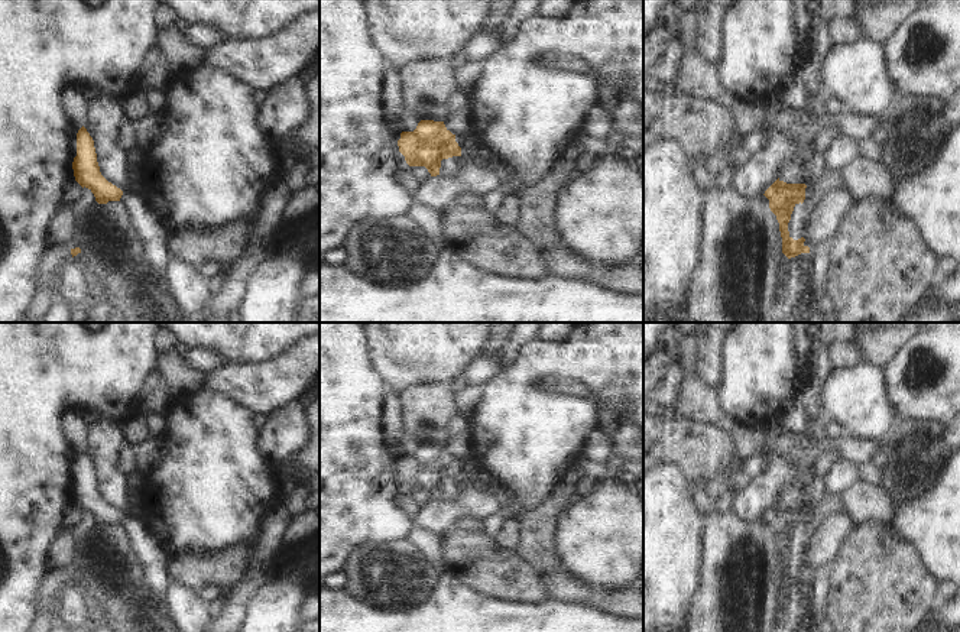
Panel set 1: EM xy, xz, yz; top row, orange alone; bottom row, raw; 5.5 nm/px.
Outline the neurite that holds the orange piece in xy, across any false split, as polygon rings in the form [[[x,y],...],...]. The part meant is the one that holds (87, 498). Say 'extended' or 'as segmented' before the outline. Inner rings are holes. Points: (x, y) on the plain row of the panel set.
extended; [[[84,450],[77,457],[77,480],[74,482],[72,493],[75,505],[82,512],[88,512],[98,528],[120,525],[124,529],[132,551],[142,567],[143,587],[153,602],[152,607],[165,612],[166,561],[169,554],[160,548],[137,516],[129,513],[123,516],[101,499],[94,464]]]

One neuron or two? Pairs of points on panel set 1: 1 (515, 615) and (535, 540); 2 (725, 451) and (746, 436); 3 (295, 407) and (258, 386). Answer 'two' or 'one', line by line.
1: two
2: two
3: two

